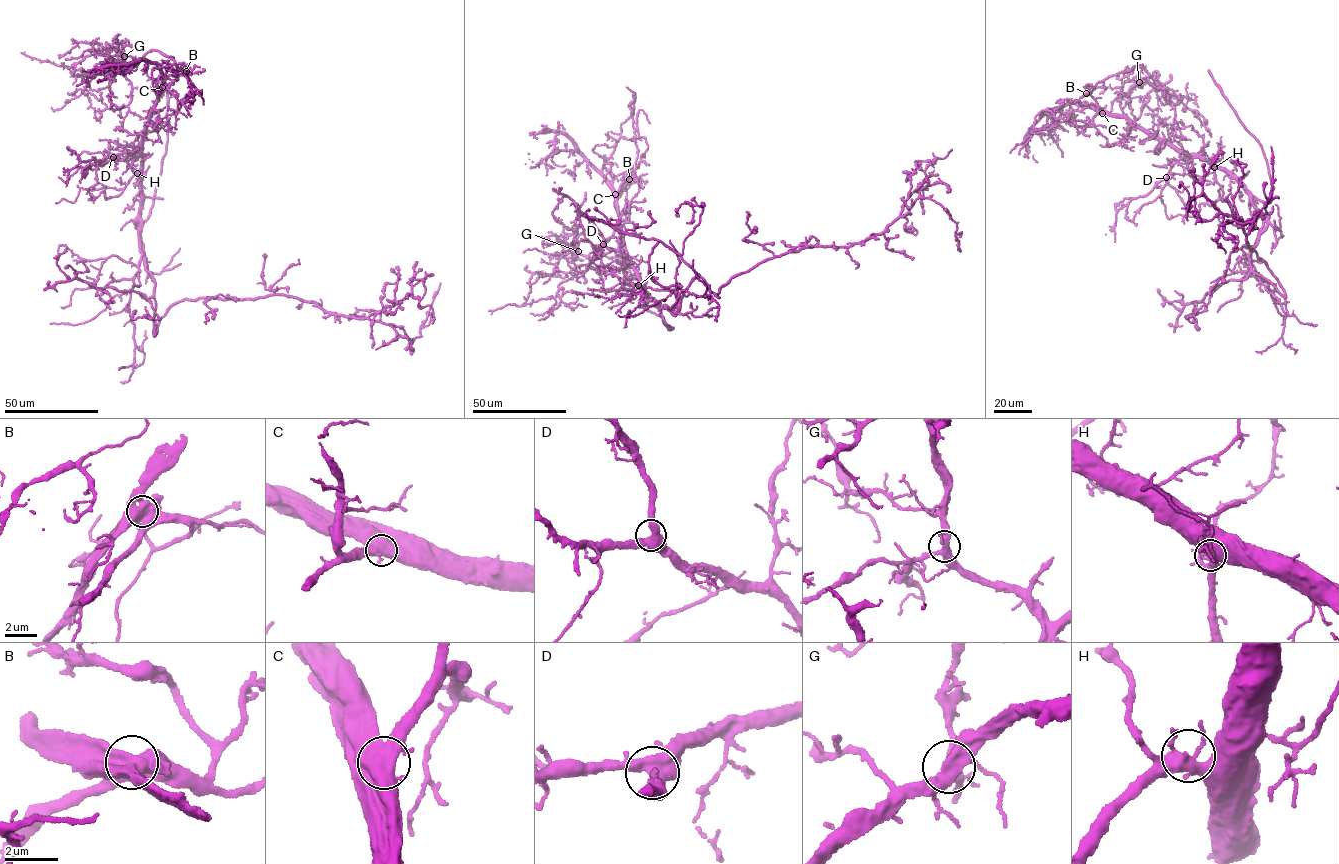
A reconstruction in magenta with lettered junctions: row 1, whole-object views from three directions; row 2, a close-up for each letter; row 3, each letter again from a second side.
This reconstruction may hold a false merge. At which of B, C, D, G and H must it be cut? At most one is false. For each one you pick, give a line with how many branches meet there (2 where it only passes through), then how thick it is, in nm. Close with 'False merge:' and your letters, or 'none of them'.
B: 4 | 600 nm
False merge: B

